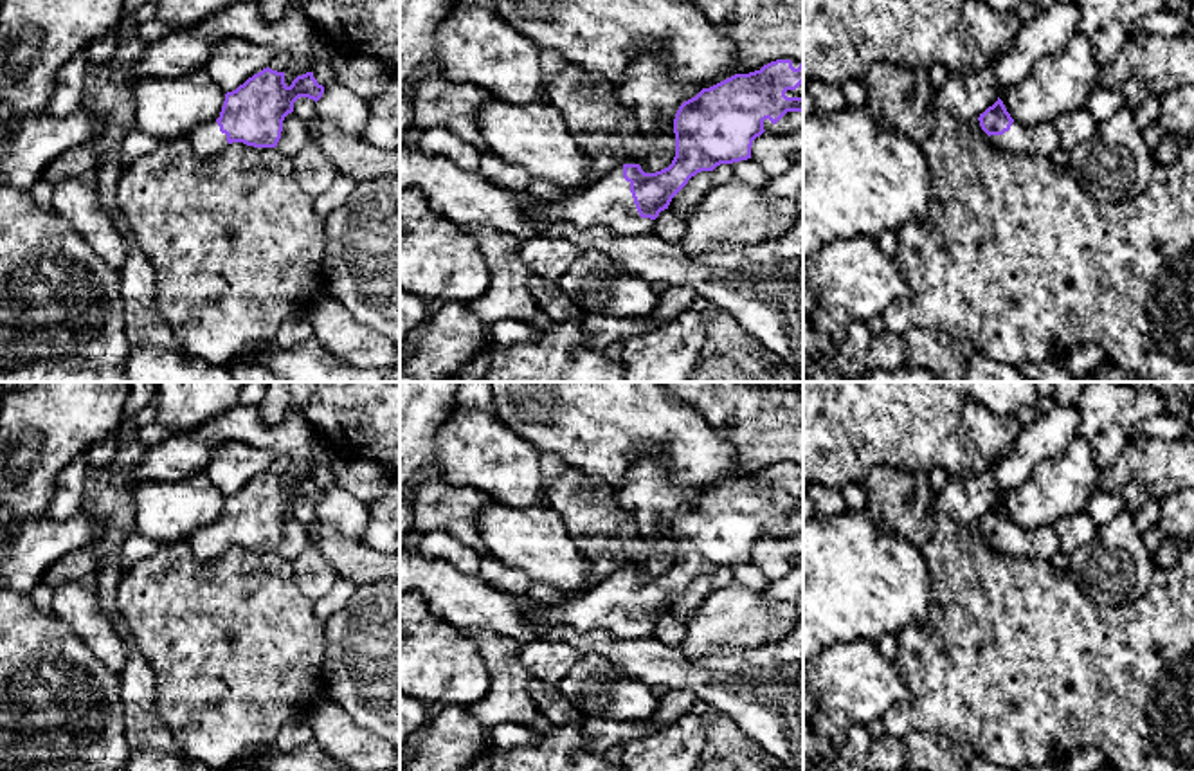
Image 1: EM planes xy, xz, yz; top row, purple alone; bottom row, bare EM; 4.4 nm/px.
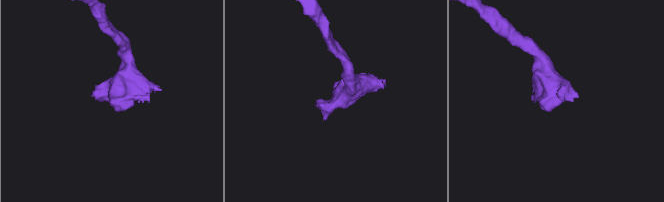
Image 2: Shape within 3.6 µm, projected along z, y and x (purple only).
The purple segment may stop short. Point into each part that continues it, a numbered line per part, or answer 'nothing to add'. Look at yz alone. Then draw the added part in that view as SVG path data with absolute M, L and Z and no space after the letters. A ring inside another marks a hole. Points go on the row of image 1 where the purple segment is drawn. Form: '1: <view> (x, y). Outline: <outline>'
1: yz (1040, 141). Outline: M1014 121L1009 132L1003 135L990 135L989 139L1001 150L1027 153L1036 159L1050 159L1059 148L1059 135L1054 122L1023 126Z

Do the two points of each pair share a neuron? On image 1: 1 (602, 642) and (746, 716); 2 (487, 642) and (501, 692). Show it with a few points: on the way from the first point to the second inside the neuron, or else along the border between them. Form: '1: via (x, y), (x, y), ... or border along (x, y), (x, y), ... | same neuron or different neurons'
1: via (638, 656), (710, 687) | same neuron
2: via (499, 654), (501, 680) | same neuron

